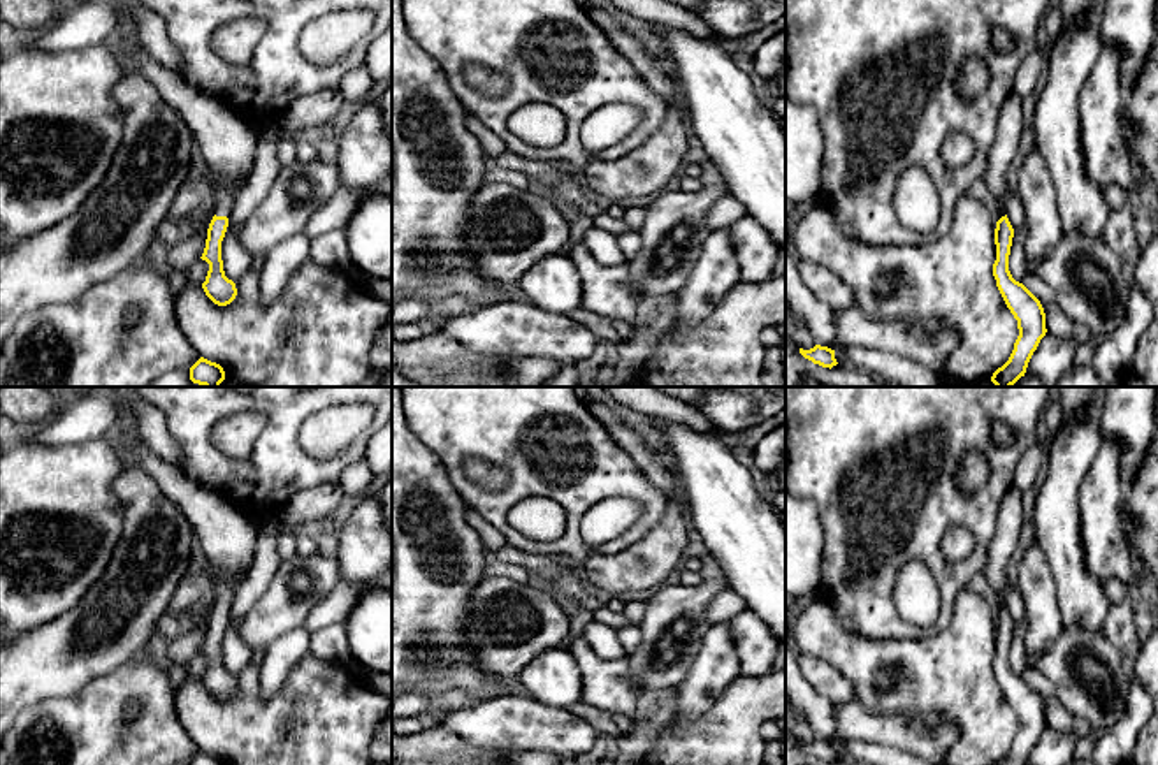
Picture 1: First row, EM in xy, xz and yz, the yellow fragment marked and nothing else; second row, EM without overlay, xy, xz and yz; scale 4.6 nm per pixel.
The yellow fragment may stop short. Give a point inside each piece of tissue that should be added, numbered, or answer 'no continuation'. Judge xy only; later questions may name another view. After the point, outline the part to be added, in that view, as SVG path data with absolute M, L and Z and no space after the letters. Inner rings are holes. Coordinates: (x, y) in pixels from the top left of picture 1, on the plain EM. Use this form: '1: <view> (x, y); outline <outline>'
1: xy (227, 535); outline M128 441L123 452L130 463L153 475L165 496L179 505L206 559L216 570L216 610L234 610L237 582L250 573L255 561L258 521L218 492L185 477L146 443Z

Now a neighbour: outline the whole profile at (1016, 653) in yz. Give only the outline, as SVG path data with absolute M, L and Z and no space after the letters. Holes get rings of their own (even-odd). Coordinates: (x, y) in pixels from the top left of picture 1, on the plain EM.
M1023 619L1017 626L1014 626L1010 649L1009 649L1009 665L1016 675L1023 675L1026 665L1026 651L1024 651L1024 637L1026 637L1026 621Z

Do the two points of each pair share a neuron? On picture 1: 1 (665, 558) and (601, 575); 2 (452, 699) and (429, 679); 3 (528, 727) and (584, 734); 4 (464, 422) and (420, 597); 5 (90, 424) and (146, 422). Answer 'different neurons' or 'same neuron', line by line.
1: same neuron
2: different neurons
3: same neuron
4: different neurons
5: different neurons

